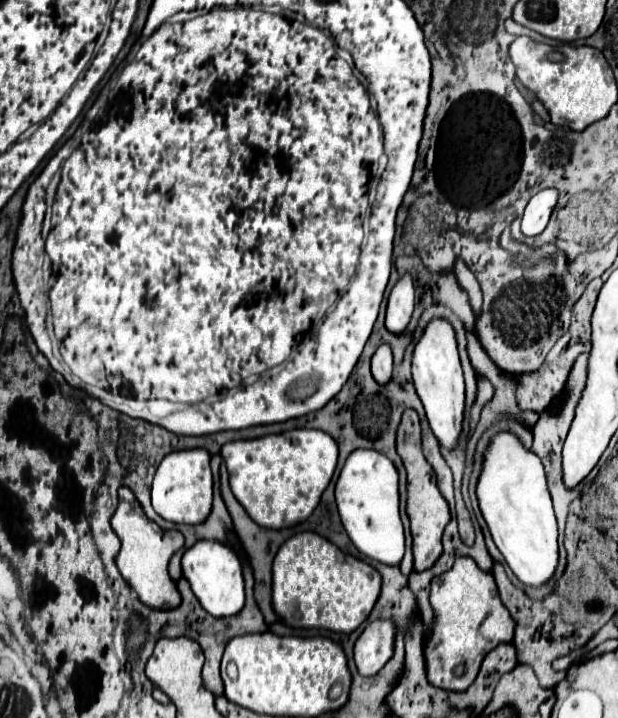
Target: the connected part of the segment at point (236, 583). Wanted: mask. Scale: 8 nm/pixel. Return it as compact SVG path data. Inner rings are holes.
M196 543L182 557L182 573L204 611L212 617L232 617L244 607L242 563L230 547L222 547L222 543Z

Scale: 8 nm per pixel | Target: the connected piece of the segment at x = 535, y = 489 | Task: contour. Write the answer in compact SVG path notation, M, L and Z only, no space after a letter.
M510 431L492 435L484 451L482 473L476 483L476 497L490 535L512 573L524 585L538 587L546 583L558 563L558 527L546 487L544 467L538 455L526 449Z

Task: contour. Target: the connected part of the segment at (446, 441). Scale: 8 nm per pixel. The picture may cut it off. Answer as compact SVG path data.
M430 319L412 353L412 381L424 405L428 423L442 445L452 449L462 431L464 413L464 377L456 349L454 329L446 319Z

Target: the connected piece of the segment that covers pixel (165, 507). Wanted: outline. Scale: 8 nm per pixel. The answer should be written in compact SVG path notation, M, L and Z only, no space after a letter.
M188 449L166 455L152 481L152 507L162 519L172 523L198 525L206 521L212 507L210 453L206 449Z

